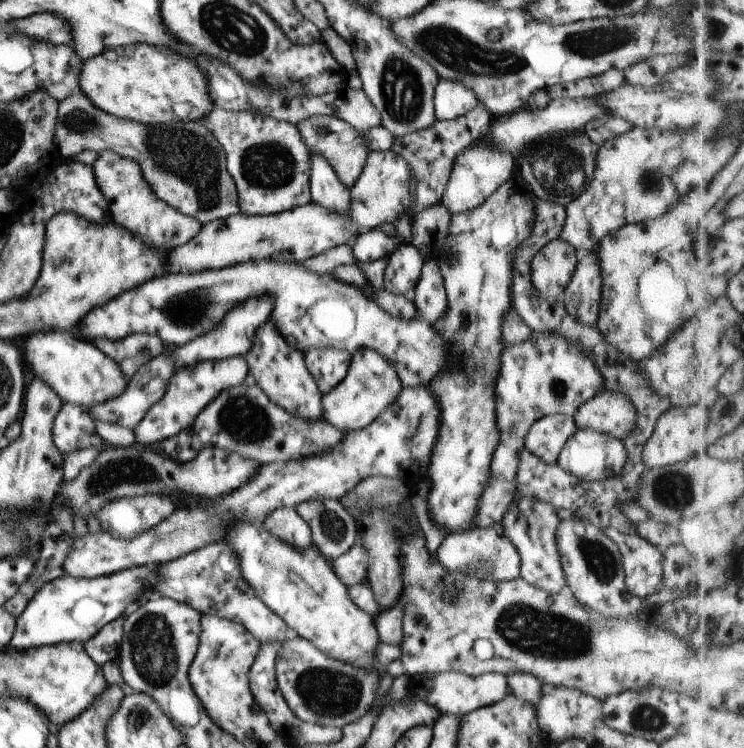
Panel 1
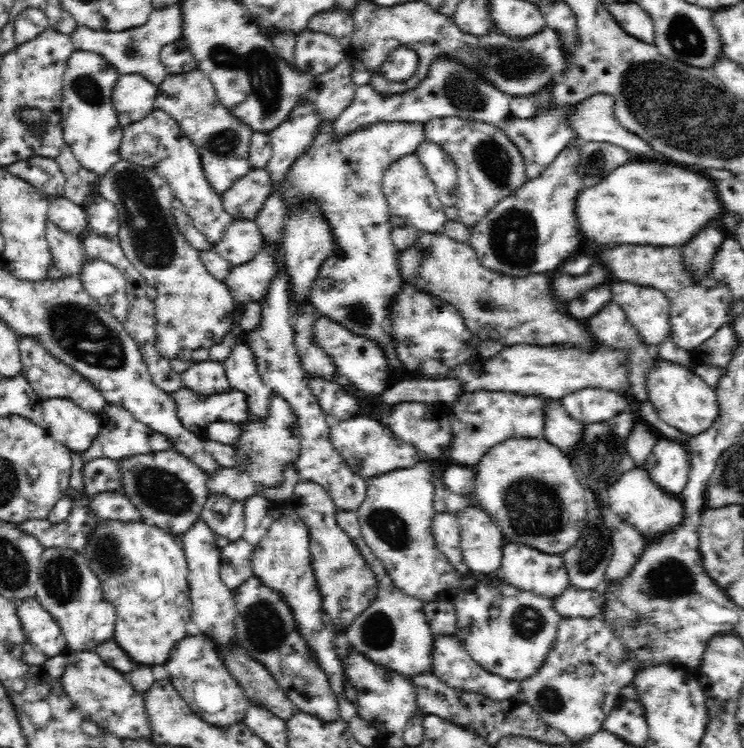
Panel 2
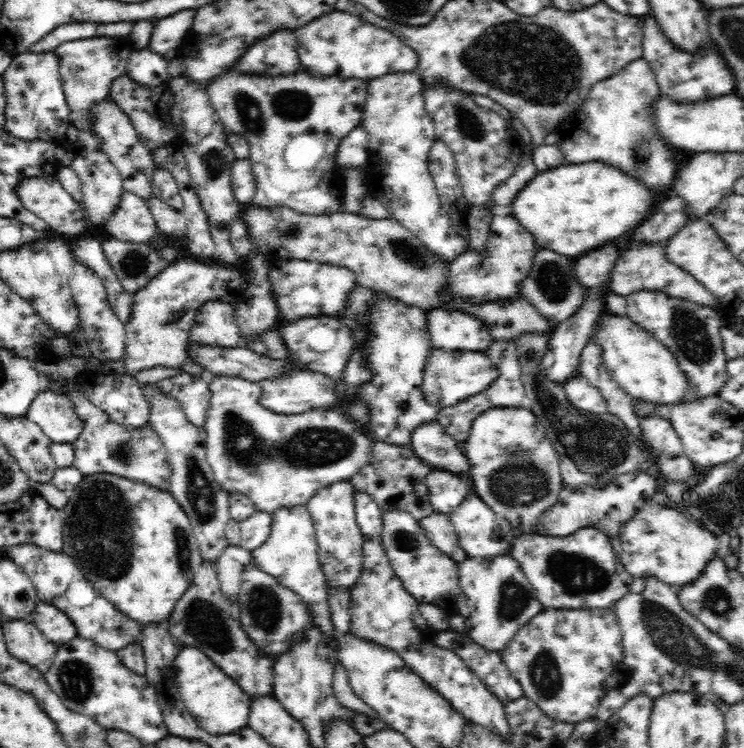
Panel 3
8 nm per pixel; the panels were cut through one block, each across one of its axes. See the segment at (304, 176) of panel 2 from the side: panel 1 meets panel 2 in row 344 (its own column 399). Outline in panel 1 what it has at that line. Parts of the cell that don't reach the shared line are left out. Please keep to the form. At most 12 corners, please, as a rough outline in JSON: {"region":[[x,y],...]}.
{"region":[[377,352],[351,356],[322,394],[322,420],[339,432],[368,426],[402,387]]}

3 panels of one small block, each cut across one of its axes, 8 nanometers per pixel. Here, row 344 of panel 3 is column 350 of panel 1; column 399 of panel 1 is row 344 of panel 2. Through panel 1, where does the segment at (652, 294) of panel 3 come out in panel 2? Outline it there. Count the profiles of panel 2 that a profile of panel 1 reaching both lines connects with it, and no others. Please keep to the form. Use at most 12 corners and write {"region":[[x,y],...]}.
{"region":[[613,281],[620,305],[646,345],[670,336],[664,292]]}

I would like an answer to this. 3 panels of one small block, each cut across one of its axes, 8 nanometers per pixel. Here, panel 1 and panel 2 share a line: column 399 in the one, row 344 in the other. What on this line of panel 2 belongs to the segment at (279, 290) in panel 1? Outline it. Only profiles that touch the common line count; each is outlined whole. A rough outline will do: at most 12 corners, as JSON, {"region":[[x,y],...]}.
{"region":[[322,316],[314,337],[339,374],[380,394],[391,385],[387,350]]}

